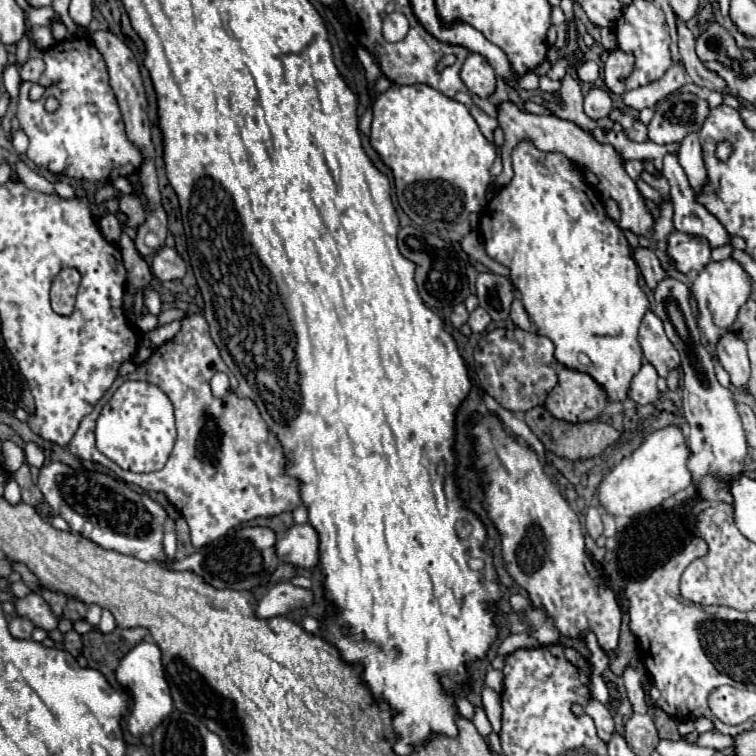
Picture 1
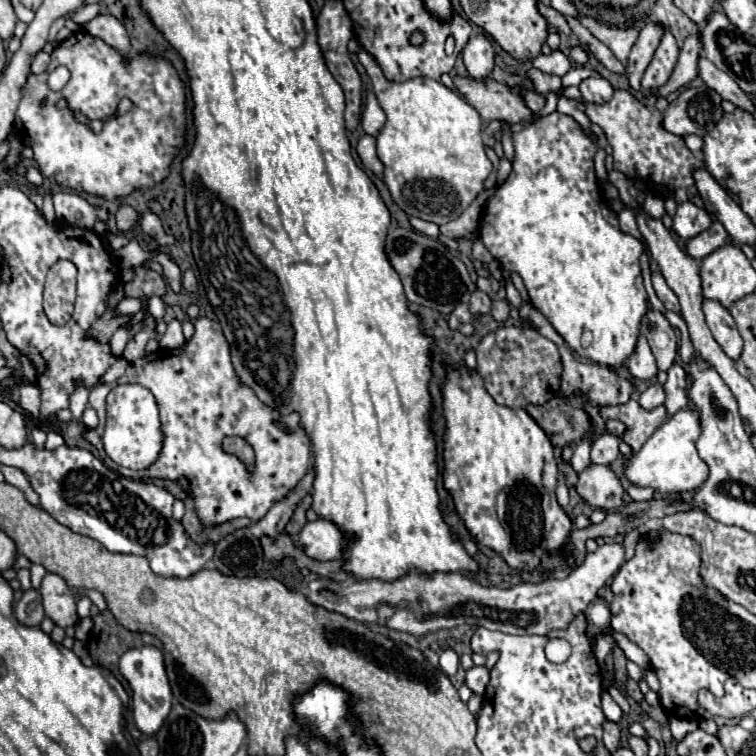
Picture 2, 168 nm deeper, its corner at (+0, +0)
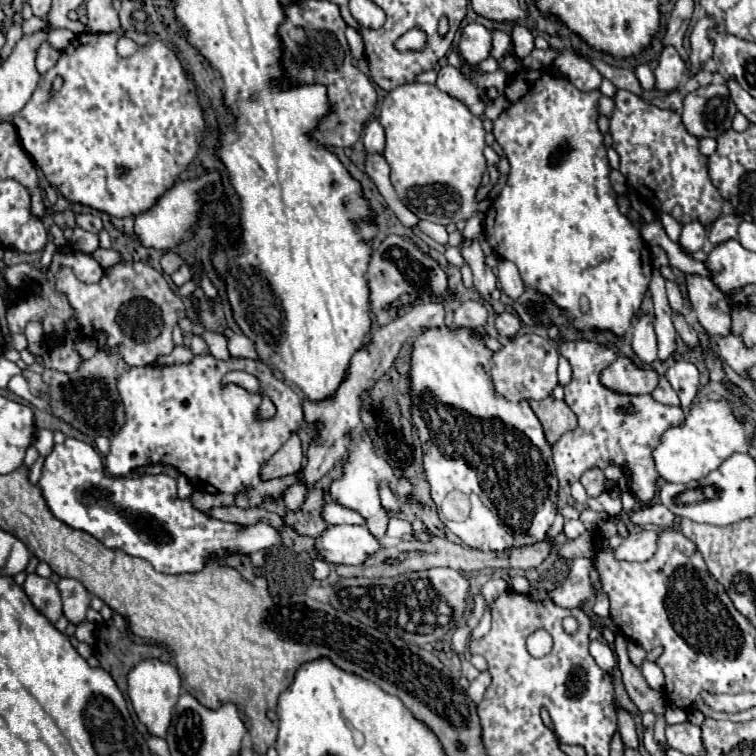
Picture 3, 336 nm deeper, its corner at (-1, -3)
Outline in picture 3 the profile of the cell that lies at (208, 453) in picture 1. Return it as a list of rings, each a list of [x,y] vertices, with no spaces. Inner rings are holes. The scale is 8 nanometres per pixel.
[[[195,356],[187,364],[129,368],[123,376],[119,376],[117,388],[125,404],[127,422],[125,428],[111,438],[111,452],[105,456],[107,470],[113,476],[127,476],[133,468],[145,464],[169,464],[175,466],[181,474],[185,474],[189,482],[195,486],[195,490],[211,492],[211,494],[215,492],[233,494],[237,498],[237,506],[241,508],[249,508],[249,506],[253,508],[259,506],[261,502],[277,500],[277,496],[283,494],[285,488],[295,484],[295,476],[275,478],[267,482],[259,478],[259,468],[283,446],[283,442],[289,440],[293,428],[299,428],[303,422],[301,394],[293,392],[293,386],[289,382],[273,376],[267,364],[259,360],[247,360],[247,358],[231,358],[223,362],[223,360],[215,360],[213,356]],[[231,370],[243,370],[259,378],[263,392],[271,398],[271,402],[277,408],[273,418],[259,420],[255,416],[257,408],[261,406],[261,396],[249,394],[233,384],[221,388],[221,378]]]

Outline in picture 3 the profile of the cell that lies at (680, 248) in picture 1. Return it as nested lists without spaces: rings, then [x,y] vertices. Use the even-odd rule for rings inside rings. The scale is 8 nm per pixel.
[[[725,214],[725,216],[717,218],[713,222],[713,226],[709,228],[709,240],[713,244],[721,244],[725,240],[737,238],[737,228],[739,228],[741,220],[743,220],[741,214]]]

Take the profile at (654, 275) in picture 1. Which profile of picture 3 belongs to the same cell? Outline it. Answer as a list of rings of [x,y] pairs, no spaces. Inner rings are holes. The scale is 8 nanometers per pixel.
[[[675,314],[675,330],[677,334],[681,336],[681,340],[691,348],[691,350],[699,350],[701,348],[701,340],[699,340],[699,334],[685,322],[685,318],[681,314]]]

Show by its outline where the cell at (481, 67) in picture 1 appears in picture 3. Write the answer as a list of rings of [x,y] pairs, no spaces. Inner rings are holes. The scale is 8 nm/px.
[[[477,22],[465,24],[461,28],[459,52],[471,64],[477,64],[477,62],[489,58],[489,52],[491,52],[491,32],[483,24],[477,24]]]

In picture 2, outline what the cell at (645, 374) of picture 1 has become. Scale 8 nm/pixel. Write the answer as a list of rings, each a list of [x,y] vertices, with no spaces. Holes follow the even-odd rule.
[[[644,335],[638,337],[638,347],[632,353],[632,357],[628,359],[628,369],[630,369],[634,381],[650,381],[658,373],[654,355],[652,355],[652,351],[650,351]]]

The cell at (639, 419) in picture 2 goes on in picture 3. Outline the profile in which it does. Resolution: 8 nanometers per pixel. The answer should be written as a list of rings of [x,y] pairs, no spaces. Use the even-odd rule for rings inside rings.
[[[591,340],[563,342],[559,346],[559,354],[565,356],[571,364],[573,378],[565,386],[565,404],[575,412],[579,424],[575,430],[565,432],[553,444],[553,462],[557,470],[557,480],[561,484],[573,484],[581,478],[585,470],[591,468],[607,468],[619,466],[625,474],[629,474],[629,490],[637,502],[647,506],[657,494],[659,472],[653,462],[653,450],[661,442],[661,436],[671,426],[685,424],[685,414],[677,406],[665,406],[653,400],[651,394],[619,394],[601,384],[599,376],[603,368],[607,368],[619,354],[617,346],[607,346]],[[591,446],[599,446],[605,450],[591,450]]]

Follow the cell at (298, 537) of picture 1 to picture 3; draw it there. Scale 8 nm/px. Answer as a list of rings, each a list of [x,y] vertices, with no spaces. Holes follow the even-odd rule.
[[[331,526],[317,540],[315,550],[333,564],[363,564],[381,548],[381,542],[365,526]]]

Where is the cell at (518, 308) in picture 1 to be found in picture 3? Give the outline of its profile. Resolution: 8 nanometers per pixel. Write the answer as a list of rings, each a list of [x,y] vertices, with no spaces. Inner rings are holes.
[[[501,260],[499,264],[499,282],[501,282],[501,290],[509,296],[509,298],[517,298],[521,296],[521,292],[525,290],[525,284],[521,280],[521,274],[517,270],[517,266],[513,262],[507,262],[507,260]]]

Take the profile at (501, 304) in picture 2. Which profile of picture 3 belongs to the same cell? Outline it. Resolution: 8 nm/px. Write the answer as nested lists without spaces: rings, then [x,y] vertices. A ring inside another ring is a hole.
[[[503,312],[501,316],[497,316],[495,326],[497,326],[497,330],[499,330],[499,334],[501,334],[503,338],[513,338],[513,336],[519,332],[521,322],[517,320],[517,316],[513,316],[513,314],[509,314],[509,312]]]

